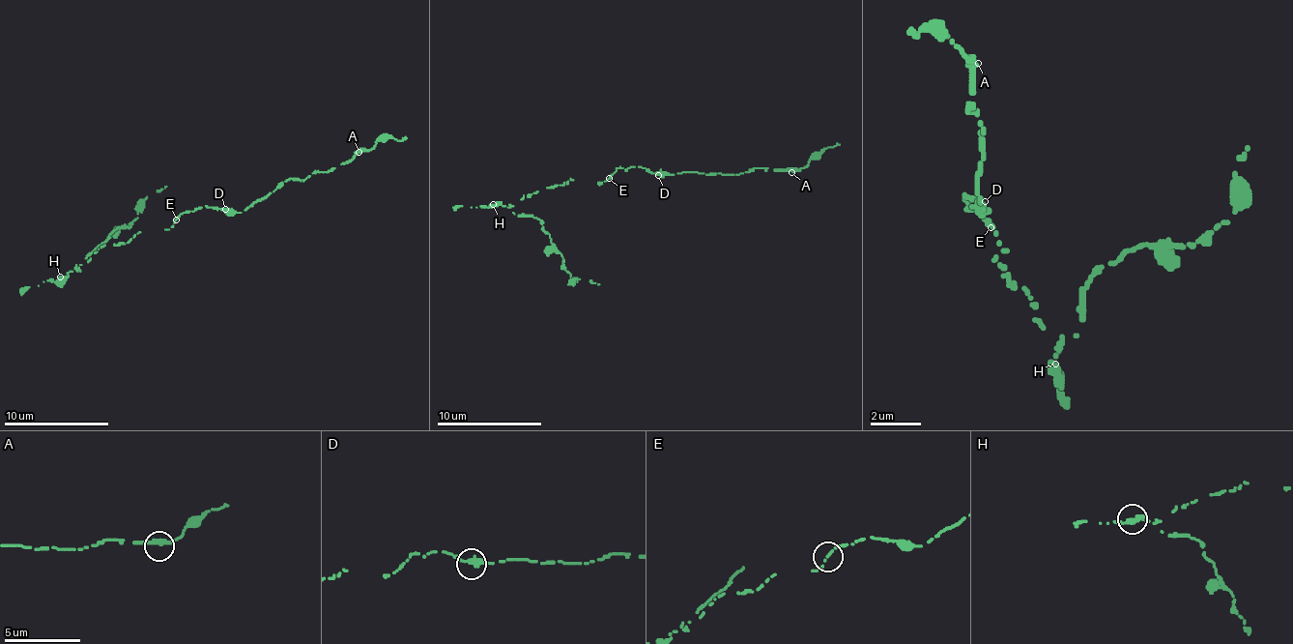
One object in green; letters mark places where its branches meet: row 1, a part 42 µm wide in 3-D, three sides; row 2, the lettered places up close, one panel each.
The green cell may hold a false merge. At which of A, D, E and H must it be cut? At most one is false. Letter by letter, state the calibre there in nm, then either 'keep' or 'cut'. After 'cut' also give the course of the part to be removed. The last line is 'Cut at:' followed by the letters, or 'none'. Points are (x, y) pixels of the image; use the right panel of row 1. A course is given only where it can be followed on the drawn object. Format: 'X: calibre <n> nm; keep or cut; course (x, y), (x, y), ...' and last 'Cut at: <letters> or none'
A: calibre 320 nm; keep
D: calibre 340 nm; keep
E: calibre 160 nm; keep
H: calibre 360 nm; cut; course (1053, 365), (1060, 334), (1079, 334), (1079, 290), (1130, 252), (1192, 246), (1236, 215), (1236, 170), (1249, 145)
Cut at: H

